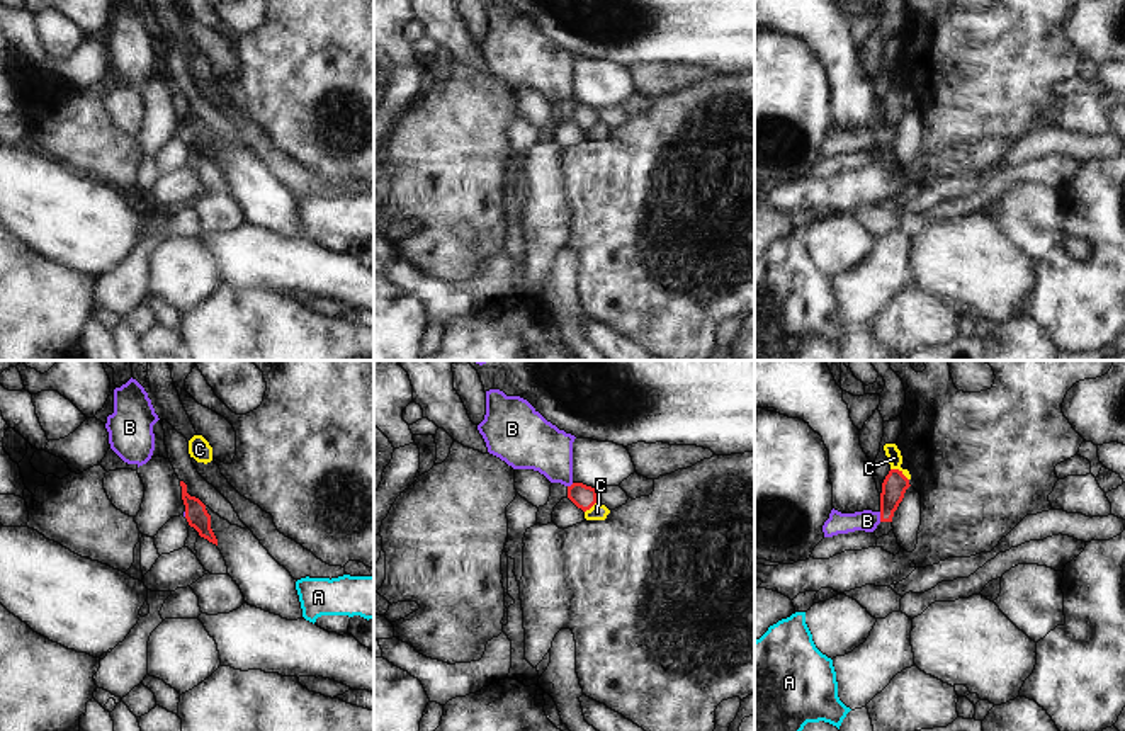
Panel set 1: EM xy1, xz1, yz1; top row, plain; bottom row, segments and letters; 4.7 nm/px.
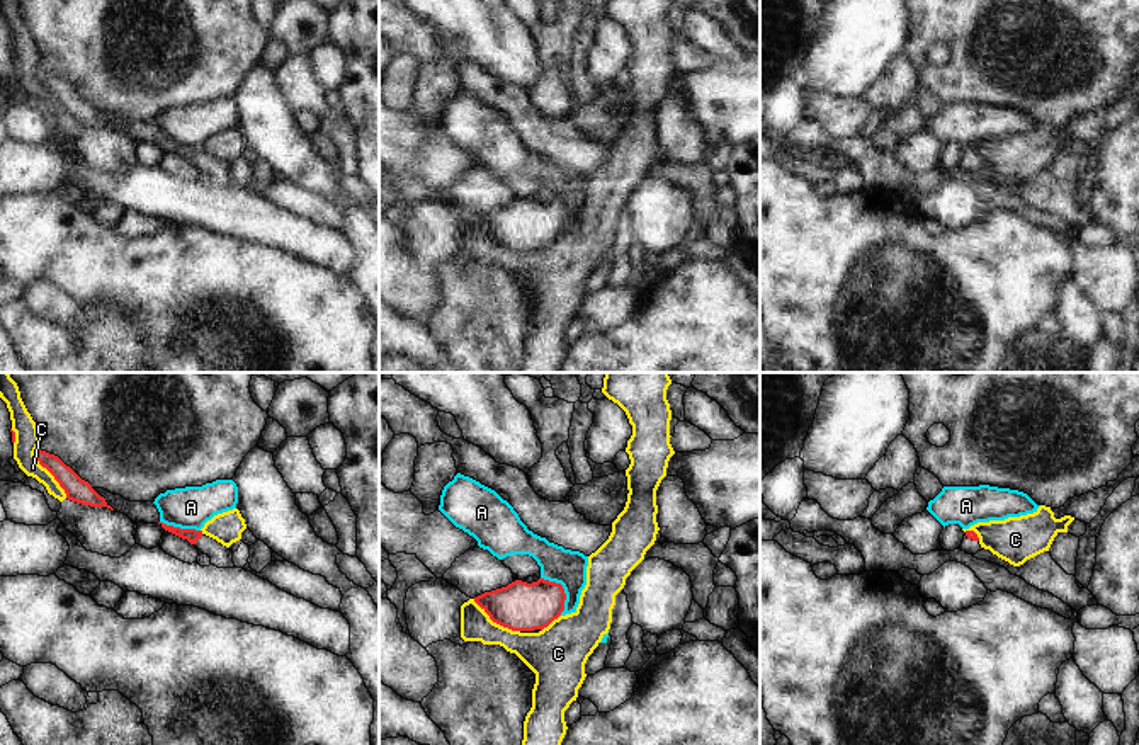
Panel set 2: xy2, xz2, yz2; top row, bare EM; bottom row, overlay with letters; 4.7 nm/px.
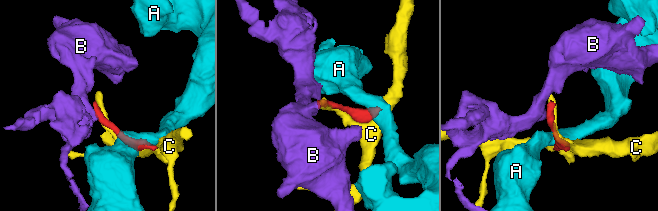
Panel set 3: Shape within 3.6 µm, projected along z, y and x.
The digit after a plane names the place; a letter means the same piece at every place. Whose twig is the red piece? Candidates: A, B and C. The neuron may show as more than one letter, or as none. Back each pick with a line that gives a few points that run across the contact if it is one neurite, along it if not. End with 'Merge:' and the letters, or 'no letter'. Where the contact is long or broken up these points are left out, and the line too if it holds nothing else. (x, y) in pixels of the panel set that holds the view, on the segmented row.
Merge: no letter

